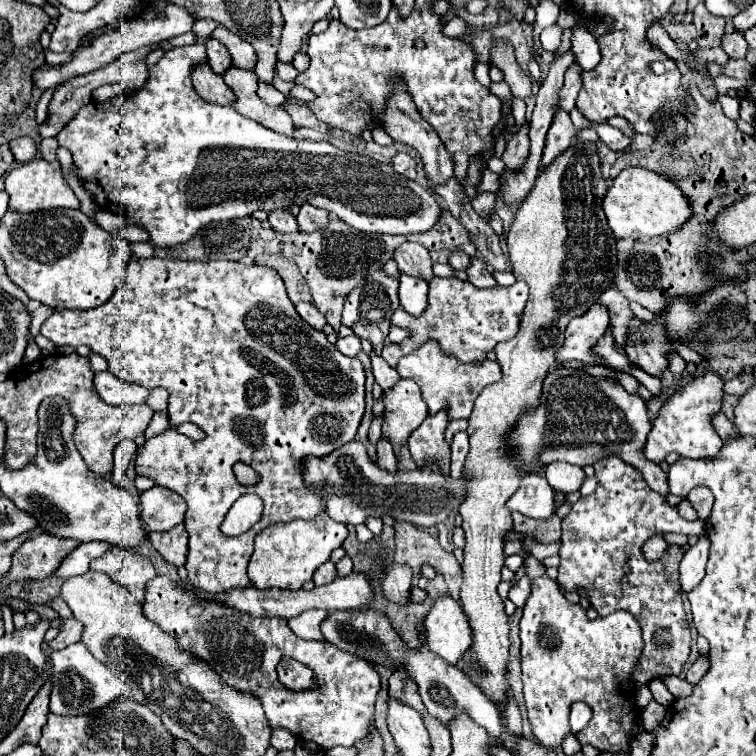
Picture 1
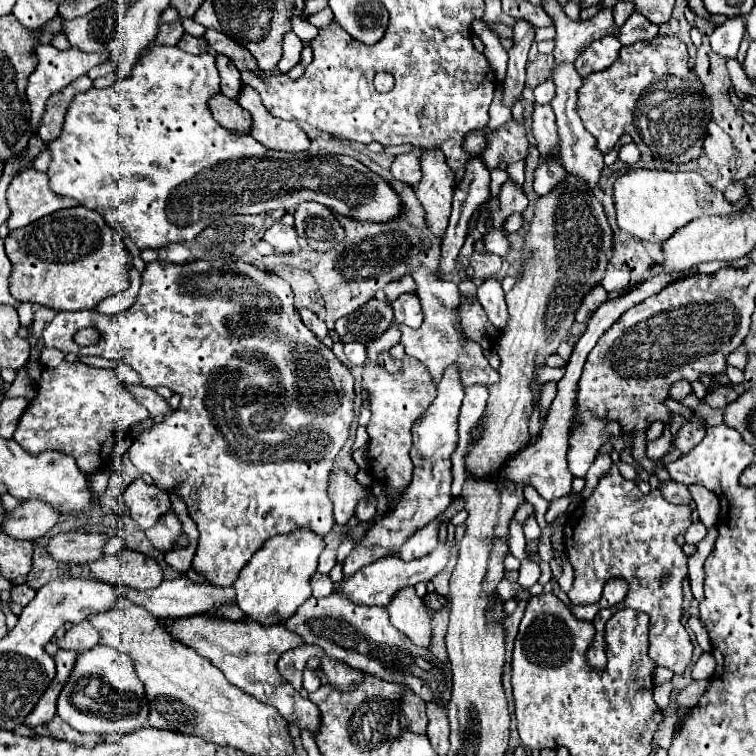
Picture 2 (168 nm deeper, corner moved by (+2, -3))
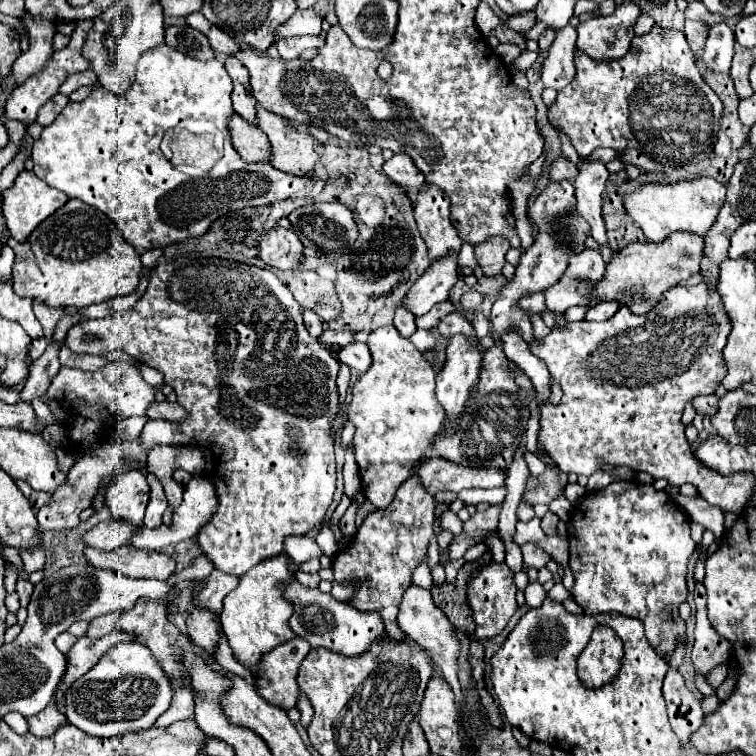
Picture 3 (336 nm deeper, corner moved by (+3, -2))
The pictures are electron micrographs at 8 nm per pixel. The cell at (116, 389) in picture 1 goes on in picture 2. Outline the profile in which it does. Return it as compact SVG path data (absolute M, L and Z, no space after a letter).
M126 385L130 387L130 391L134 391L138 403L142 403L152 417L156 415L168 415L172 409L168 405L166 399L162 399L154 389L148 389L148 387L140 387L140 385Z

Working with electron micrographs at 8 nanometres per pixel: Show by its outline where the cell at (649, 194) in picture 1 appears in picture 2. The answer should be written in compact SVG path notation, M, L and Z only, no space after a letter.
M634 169L618 177L614 183L614 205L618 227L638 239L662 243L674 231L702 215L732 215L734 205L730 205L724 193L710 187L700 173L670 173L670 171L650 171Z

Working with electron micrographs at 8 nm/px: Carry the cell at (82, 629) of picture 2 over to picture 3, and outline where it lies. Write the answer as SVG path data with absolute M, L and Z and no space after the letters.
M105 614L105 616L93 618L89 622L89 628L87 628L85 636L89 636L89 638L101 638L101 636L109 634L117 626L117 618L119 618L119 614Z

